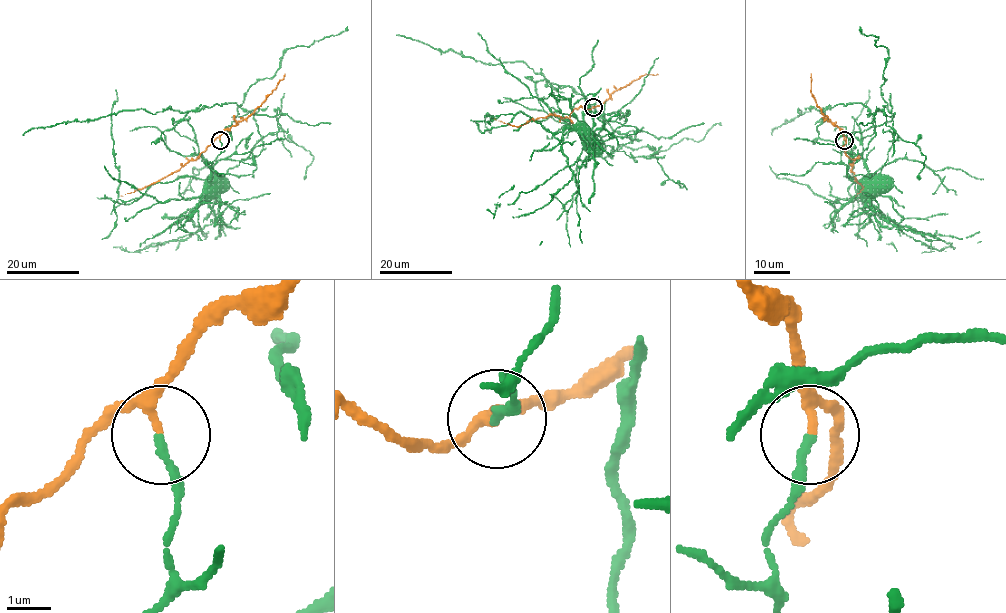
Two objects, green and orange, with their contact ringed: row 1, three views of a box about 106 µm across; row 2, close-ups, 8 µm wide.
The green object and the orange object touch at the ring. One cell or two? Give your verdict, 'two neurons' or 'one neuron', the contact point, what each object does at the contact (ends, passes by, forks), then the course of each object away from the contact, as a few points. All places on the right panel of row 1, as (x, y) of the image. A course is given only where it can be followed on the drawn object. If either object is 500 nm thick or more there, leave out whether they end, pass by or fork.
two neurons; place (844, 140); green ends; orange passes by; course green (843, 140), (841, 160), (846, 166), (847, 175), (852, 180), (870, 180); course orange (843, 140), (846, 139), (842, 147), (844, 152), (853, 160), (852, 171), (862, 187), (855, 196)

